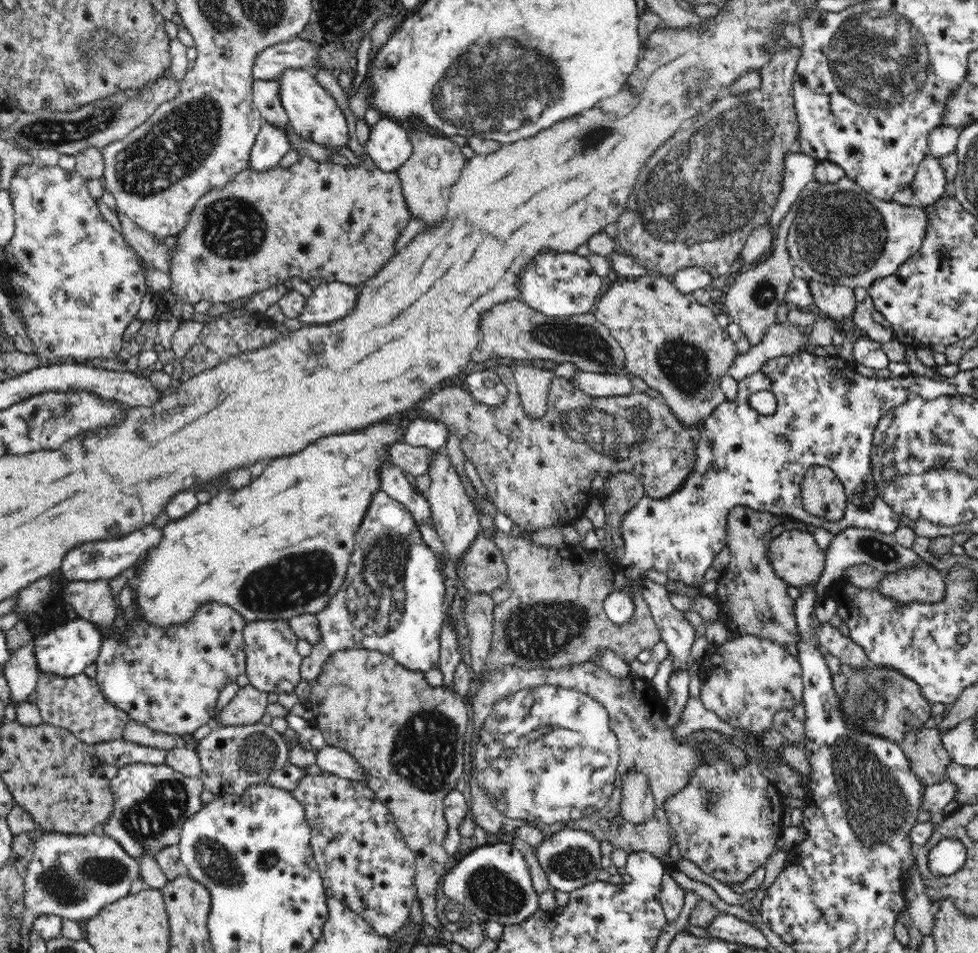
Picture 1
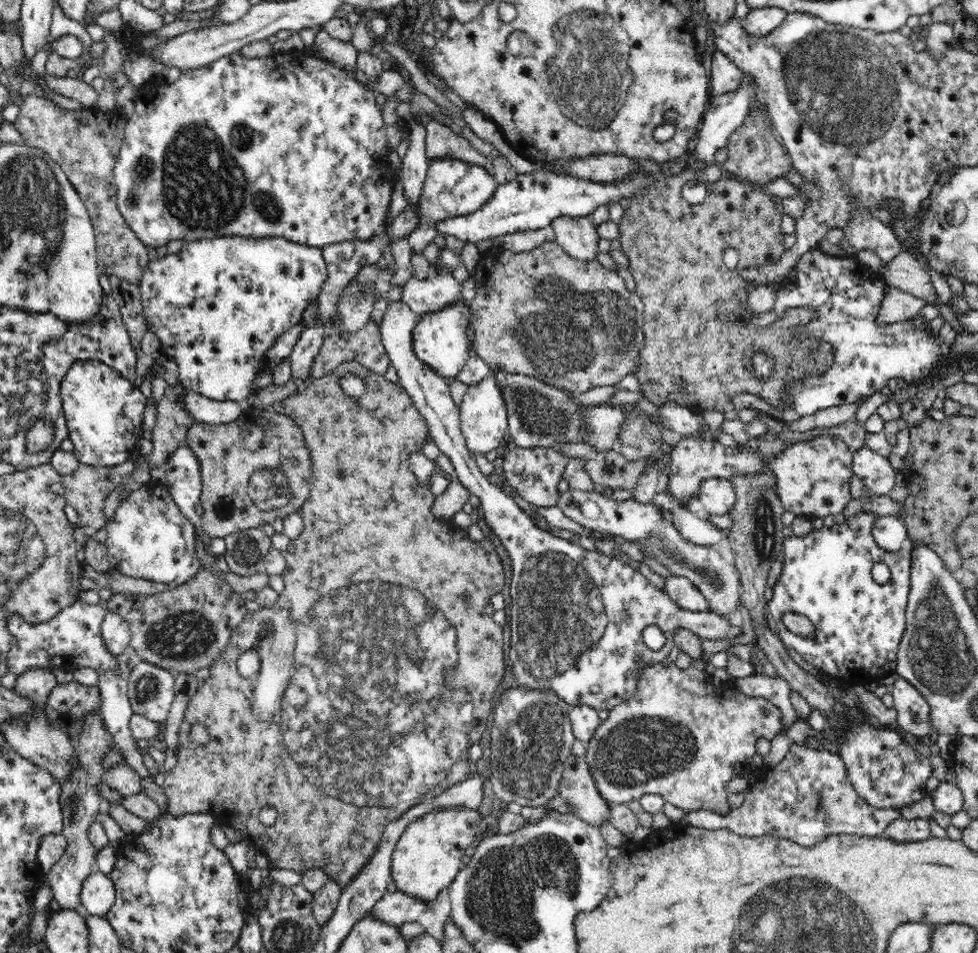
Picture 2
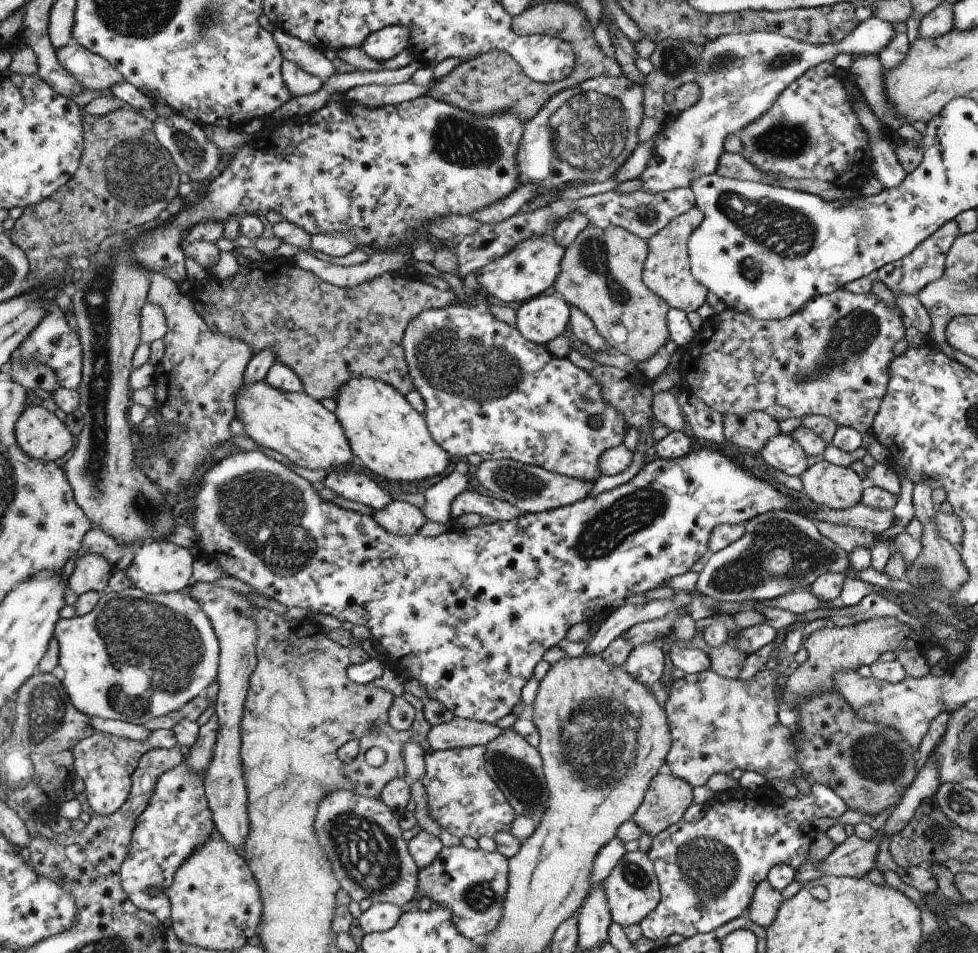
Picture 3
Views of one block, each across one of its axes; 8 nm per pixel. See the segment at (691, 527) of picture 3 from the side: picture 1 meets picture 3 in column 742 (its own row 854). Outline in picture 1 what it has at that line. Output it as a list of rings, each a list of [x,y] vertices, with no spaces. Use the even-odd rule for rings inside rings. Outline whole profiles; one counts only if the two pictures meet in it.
[[[492,839],[460,861],[452,862],[452,868],[446,872],[443,880],[444,897],[462,903],[476,918],[485,922],[515,925],[532,916],[539,908],[539,896],[532,885],[526,856],[517,848],[517,844],[502,844]]]

